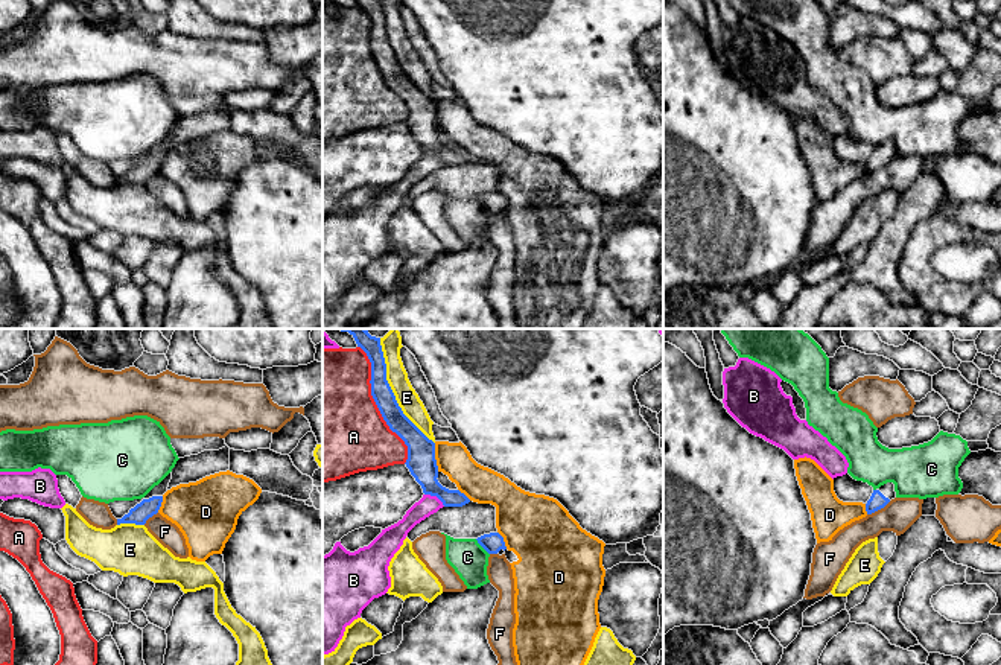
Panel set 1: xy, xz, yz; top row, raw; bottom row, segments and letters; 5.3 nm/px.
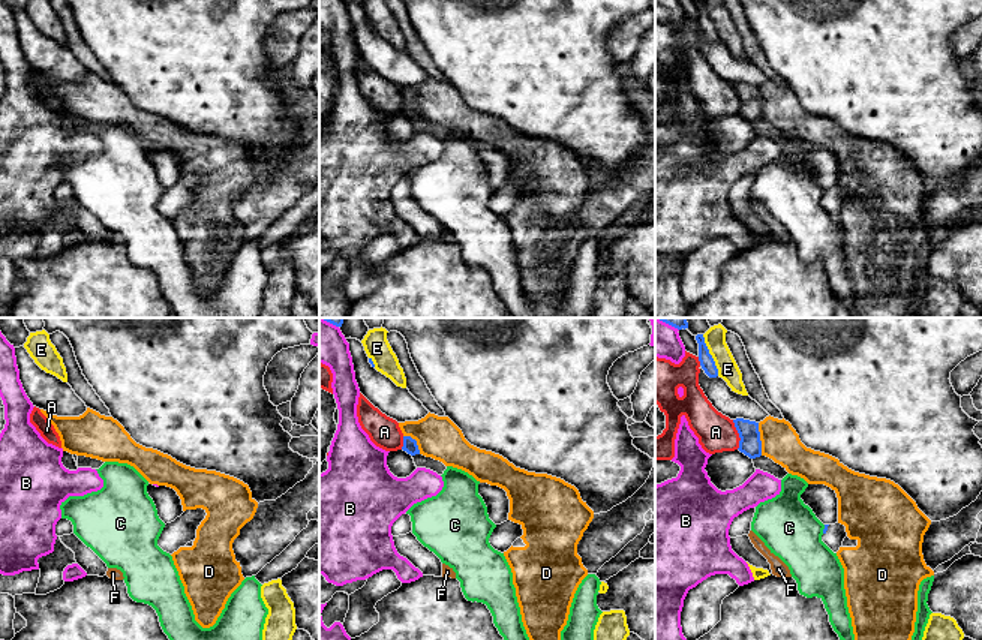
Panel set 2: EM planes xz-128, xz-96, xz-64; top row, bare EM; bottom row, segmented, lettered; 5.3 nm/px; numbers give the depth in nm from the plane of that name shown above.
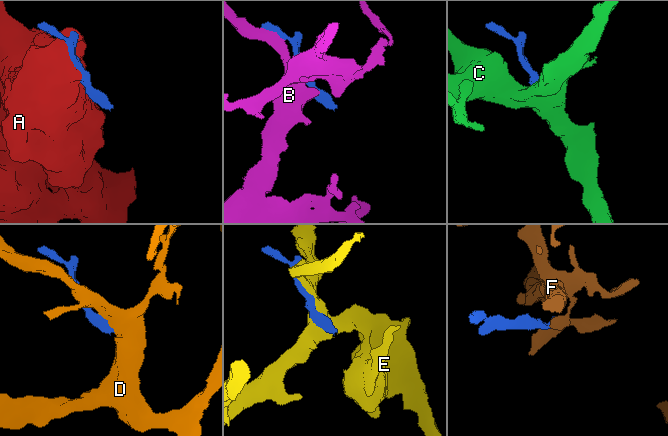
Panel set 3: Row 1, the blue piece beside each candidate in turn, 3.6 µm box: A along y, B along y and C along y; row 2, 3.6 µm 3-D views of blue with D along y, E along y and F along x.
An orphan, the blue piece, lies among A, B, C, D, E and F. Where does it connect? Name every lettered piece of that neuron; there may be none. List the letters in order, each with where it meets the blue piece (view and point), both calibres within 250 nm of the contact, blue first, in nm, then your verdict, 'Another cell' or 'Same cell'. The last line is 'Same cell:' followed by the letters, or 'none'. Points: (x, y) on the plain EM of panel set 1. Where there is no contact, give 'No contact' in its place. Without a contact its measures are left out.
A: Touches blue at xz (376, 63). Thickness 110 nm (blue) against 500 nm. Another cell
B: Touches blue at xz (435, 154). Thickness 150 nm (blue) against 100 nm. Another cell
C: Touches blue at xz (481, 204). Thickness 110 nm (blue) against 190 nm. Another cell
D: Touches blue at xz (434, 116). Thickness 150 nm (blue) against 180 nm. Another cell
E: Touches blue at xz (393, 52). Thickness 110 nm (blue) against 120 nm. Another cell
F: Touches blue at yz (878, 168). Thickness 90 nm (blue) against 170 nm. Another cell
Same cell: none

